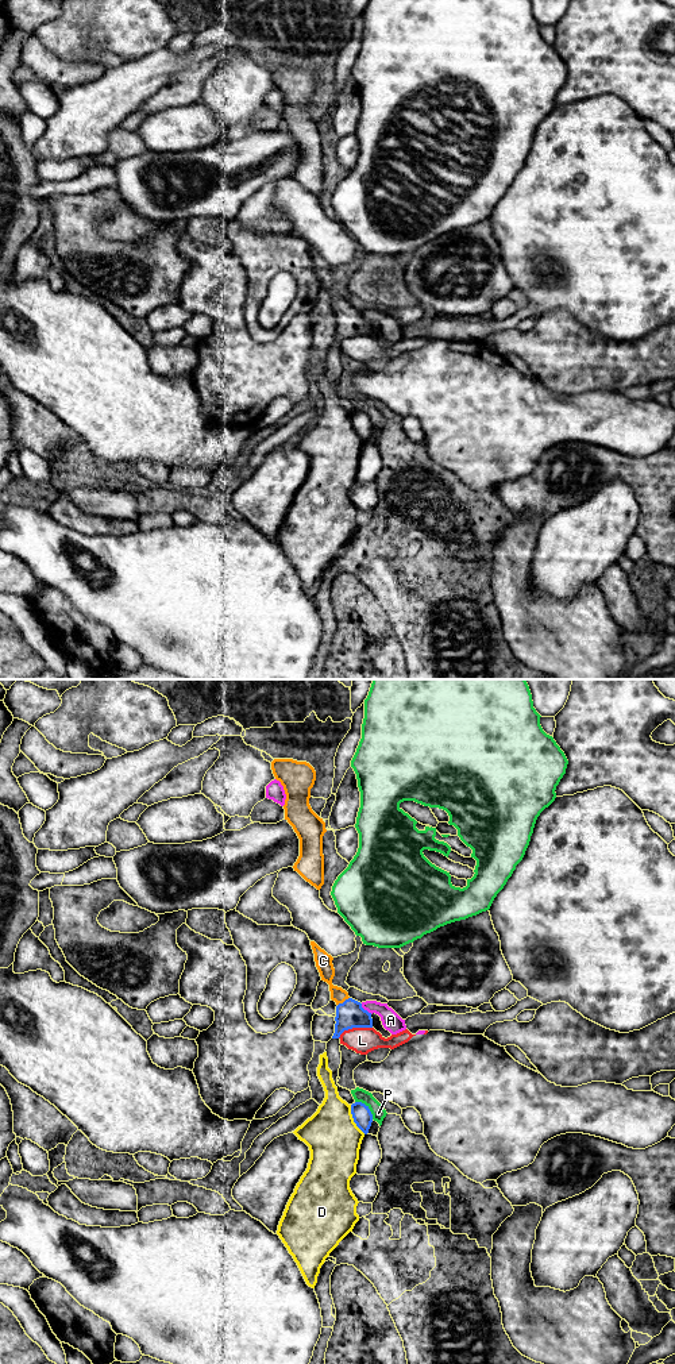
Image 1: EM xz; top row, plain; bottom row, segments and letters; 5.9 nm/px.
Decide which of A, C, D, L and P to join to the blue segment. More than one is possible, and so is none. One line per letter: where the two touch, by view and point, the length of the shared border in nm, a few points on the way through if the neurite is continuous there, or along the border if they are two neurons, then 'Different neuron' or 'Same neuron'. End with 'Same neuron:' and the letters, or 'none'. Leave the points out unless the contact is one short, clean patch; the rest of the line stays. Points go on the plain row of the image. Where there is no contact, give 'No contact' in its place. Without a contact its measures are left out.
A: Touches blue at xz (366, 319). Shared border 90 nm. Different neuron
C: Touches blue at xz (344, 309). Shared border 90 nm. Path across: xz (350, 323), (344, 309), (331, 295), (324, 273). Same neuron
D: Touches blue at xz (354, 428). Shared border 200 nm. Different neuron
L: Touches blue at xz (354, 335). Shared border 220 nm. Different neuron
P: Touches blue at xz (367, 416). Shared border 160 nm. Different neuron
Same neuron: C

